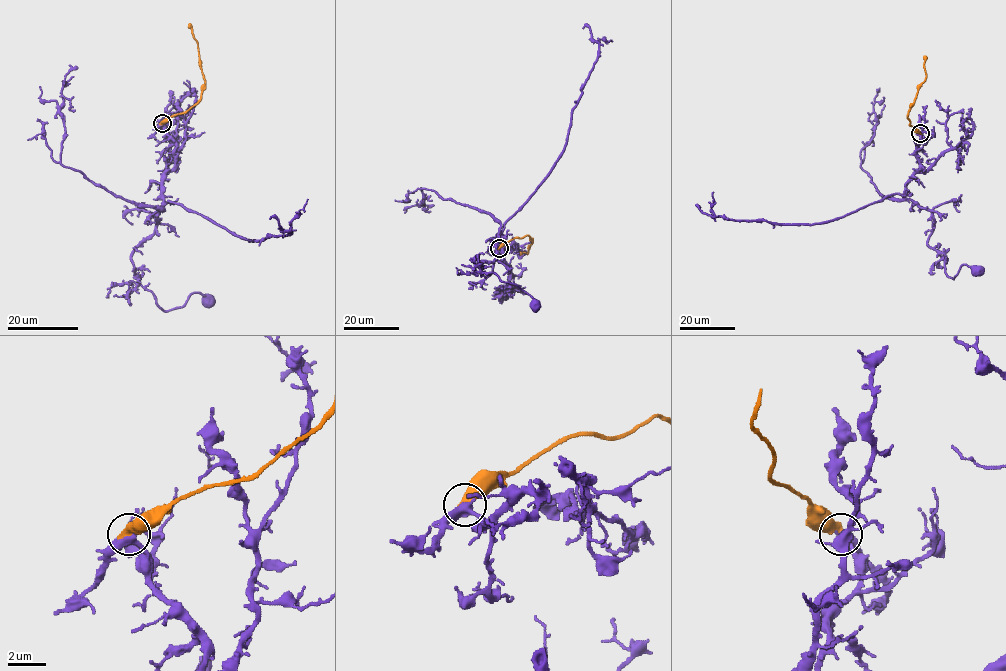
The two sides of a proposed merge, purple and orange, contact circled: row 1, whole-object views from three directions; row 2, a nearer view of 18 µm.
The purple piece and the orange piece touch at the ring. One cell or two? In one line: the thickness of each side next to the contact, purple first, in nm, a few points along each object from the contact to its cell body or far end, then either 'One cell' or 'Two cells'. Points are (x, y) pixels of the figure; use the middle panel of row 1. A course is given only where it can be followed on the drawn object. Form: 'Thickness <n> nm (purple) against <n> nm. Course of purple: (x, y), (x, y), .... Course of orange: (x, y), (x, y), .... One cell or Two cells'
Thickness 400 nm (purple) against 600 nm. Course of purple: (499, 248), (510, 246), (502, 244), (500, 233), (493, 261), (475, 257), (482, 273), (514, 283), (536, 305). Course of orange: (499, 248), (527, 235), (532, 242), (528, 254), (520, 252). Two cells

